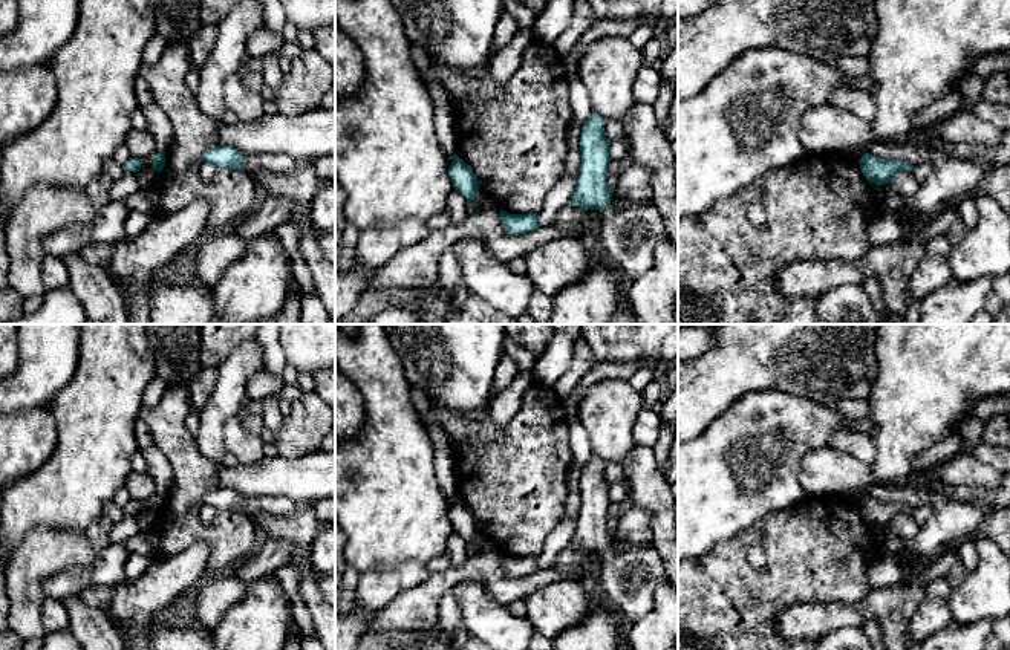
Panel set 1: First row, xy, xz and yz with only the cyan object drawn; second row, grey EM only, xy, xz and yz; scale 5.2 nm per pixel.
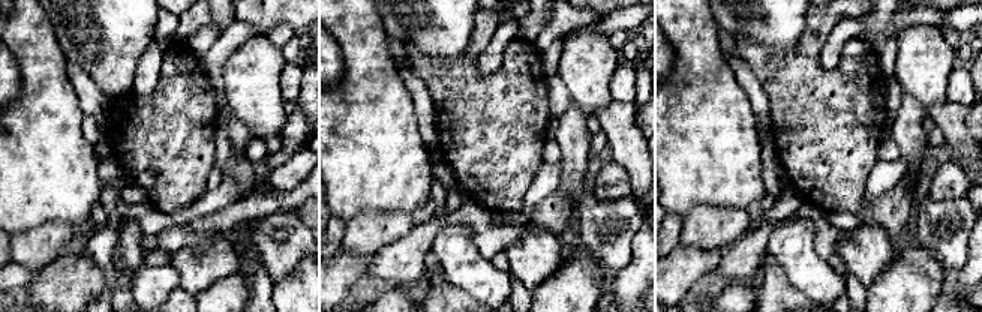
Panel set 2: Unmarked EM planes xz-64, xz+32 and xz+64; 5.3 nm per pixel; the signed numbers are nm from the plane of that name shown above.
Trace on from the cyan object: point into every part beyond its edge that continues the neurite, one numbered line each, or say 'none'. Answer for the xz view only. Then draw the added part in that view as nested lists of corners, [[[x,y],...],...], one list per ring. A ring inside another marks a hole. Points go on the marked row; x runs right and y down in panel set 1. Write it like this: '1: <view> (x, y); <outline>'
1: xz (629, 237); [[[612,202],[600,210],[603,249],[615,262],[623,277],[637,280],[655,263],[655,248],[667,236],[655,205],[618,211]]]

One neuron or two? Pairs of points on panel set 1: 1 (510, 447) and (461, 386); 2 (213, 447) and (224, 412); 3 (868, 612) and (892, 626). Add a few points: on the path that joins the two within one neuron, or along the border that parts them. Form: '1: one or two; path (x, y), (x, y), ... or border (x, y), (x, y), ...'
1: two; border (488, 404), (472, 412), (450, 412), (444, 409)
2: one; path (213, 438), (215, 421)
3: one; path (874, 612), (879, 612), (886, 620)

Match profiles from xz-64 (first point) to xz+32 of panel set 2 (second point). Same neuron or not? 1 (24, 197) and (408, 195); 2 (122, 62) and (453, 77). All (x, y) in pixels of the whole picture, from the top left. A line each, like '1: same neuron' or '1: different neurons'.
1: same neuron
2: different neurons

